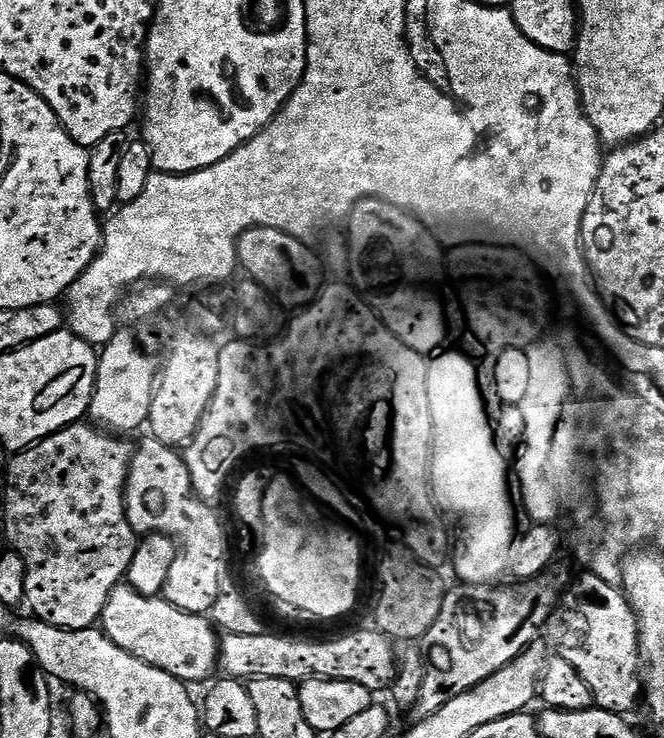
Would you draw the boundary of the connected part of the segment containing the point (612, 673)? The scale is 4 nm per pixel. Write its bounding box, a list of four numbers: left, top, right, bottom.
[546,574,642,714]

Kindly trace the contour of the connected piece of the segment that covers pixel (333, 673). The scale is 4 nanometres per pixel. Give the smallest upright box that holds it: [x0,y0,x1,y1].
[219,630,398,694]

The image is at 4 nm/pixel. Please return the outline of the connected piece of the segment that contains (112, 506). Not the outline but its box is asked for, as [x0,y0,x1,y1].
[4,422,138,630]

